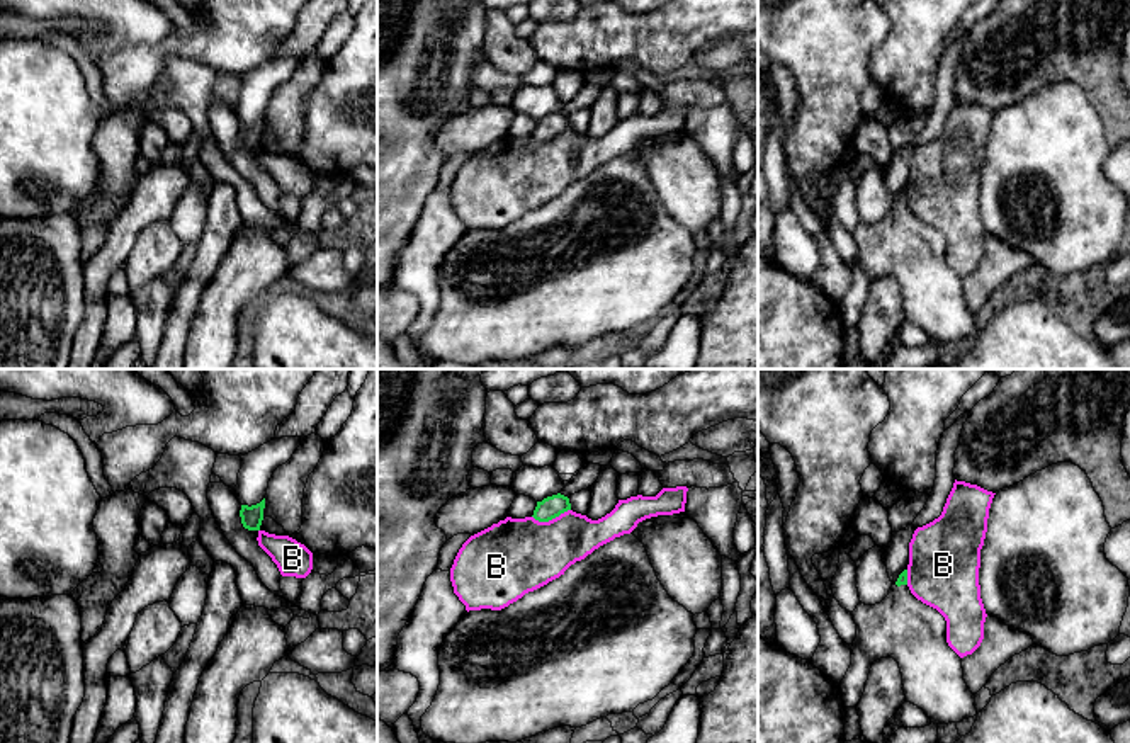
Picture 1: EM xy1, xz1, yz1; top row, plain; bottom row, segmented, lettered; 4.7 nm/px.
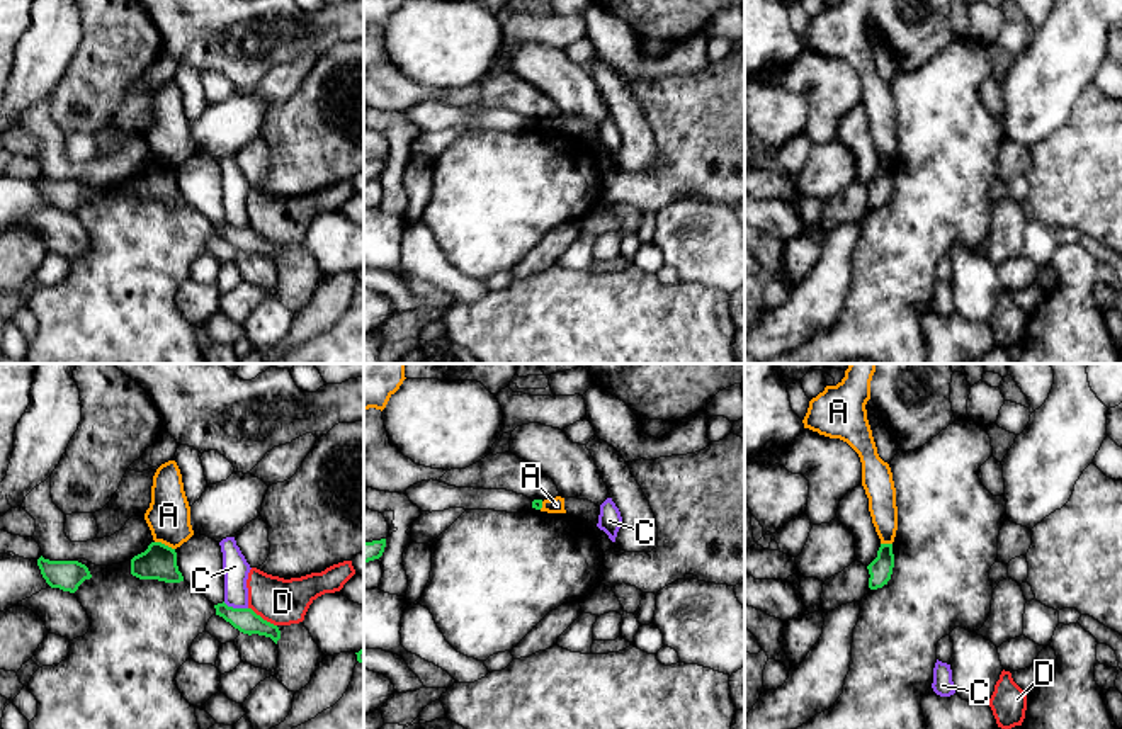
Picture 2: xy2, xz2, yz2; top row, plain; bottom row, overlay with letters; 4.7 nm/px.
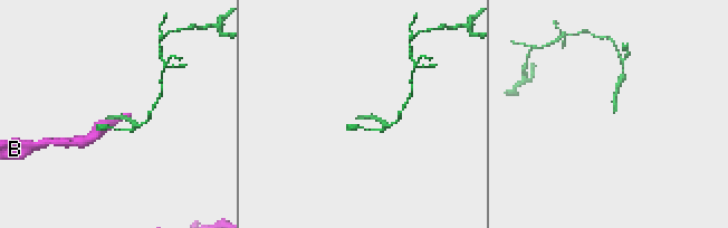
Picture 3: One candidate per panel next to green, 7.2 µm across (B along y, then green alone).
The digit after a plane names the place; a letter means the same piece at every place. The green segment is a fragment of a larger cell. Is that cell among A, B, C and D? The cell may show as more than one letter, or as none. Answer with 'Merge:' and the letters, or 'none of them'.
Merge: none of them

